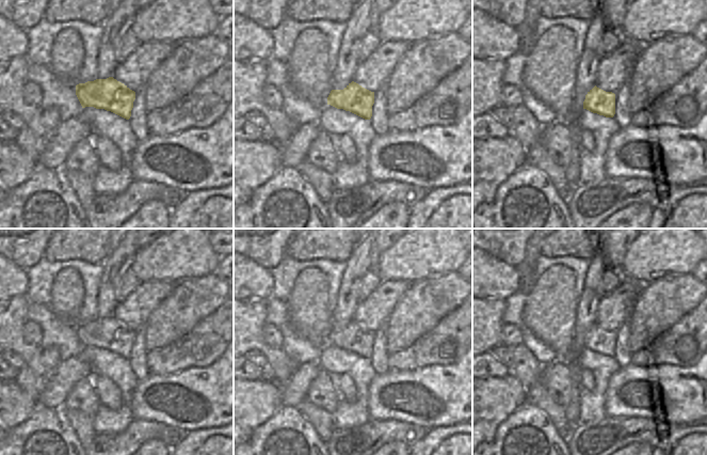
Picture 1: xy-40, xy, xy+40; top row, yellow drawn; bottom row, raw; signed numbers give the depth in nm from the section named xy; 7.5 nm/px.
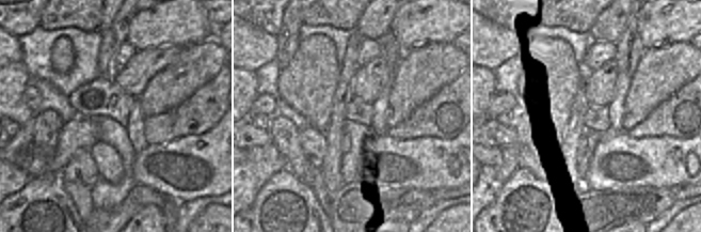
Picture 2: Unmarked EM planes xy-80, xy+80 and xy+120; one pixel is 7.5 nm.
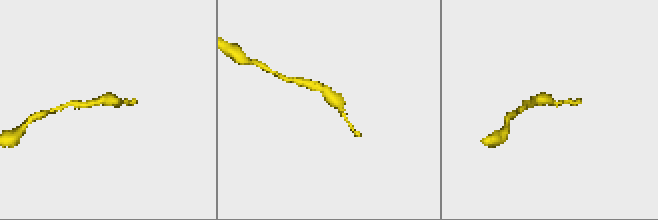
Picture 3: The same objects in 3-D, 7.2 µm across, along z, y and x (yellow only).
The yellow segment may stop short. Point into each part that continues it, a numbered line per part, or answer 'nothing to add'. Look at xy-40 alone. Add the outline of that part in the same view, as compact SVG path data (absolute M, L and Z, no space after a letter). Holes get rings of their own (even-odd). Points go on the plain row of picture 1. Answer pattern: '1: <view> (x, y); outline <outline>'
nothing to add

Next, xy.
nothing to add

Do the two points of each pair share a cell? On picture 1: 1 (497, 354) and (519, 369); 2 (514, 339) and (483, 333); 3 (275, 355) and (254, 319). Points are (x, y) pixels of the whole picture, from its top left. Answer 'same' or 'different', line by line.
1: different
2: different
3: same

